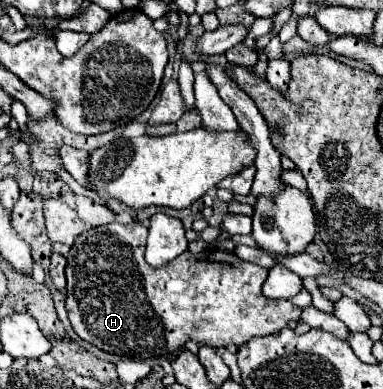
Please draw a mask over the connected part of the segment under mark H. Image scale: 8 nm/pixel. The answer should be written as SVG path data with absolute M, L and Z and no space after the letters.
M111 222L111 224L103 224L103 226L97 226L97 228L91 228L89 232L81 234L77 238L77 242L71 246L69 254L67 254L67 268L65 268L65 274L67 274L67 298L65 298L65 308L67 308L67 316L69 316L69 322L71 326L75 328L75 332L91 342L93 346L105 350L105 352L111 352L111 354L117 354L117 356L129 356L129 358L151 358L151 356L167 356L167 358L173 358L179 354L179 350L185 346L187 340L195 340L197 344L209 344L209 346L215 346L215 348L225 348L229 344L235 344L235 346L241 346L245 344L247 340L255 338L255 336L267 336L267 334L275 334L279 330L283 330L285 326L289 326L291 322L297 322L301 318L301 308L299 306L293 306L289 300L269 300L263 296L261 292L261 286L267 278L267 268L263 266L257 266L257 264L251 264L251 262L243 262L239 260L233 252L231 252L231 262L217 262L217 260L211 260L209 256L213 254L211 252L203 252L203 254L191 254L189 250L185 250L185 254L179 254L173 262L169 262L169 266L161 266L161 268L153 268L145 262L145 242L147 242L147 226L143 226L141 222L129 222L129 224L119 224L119 222Z

